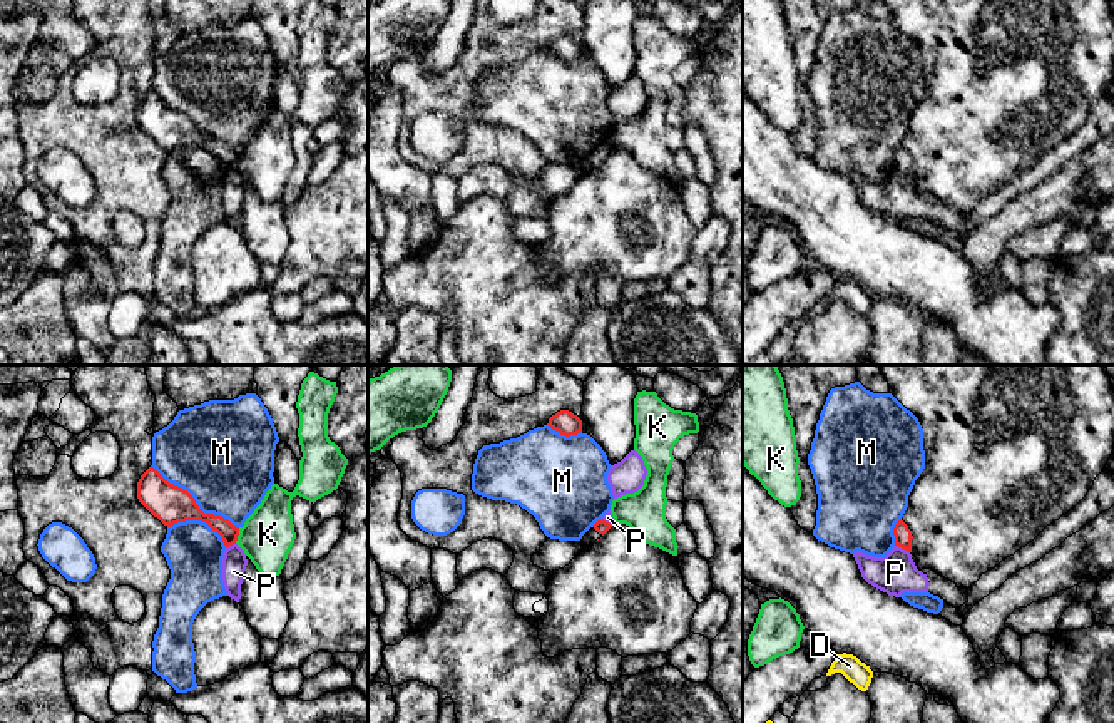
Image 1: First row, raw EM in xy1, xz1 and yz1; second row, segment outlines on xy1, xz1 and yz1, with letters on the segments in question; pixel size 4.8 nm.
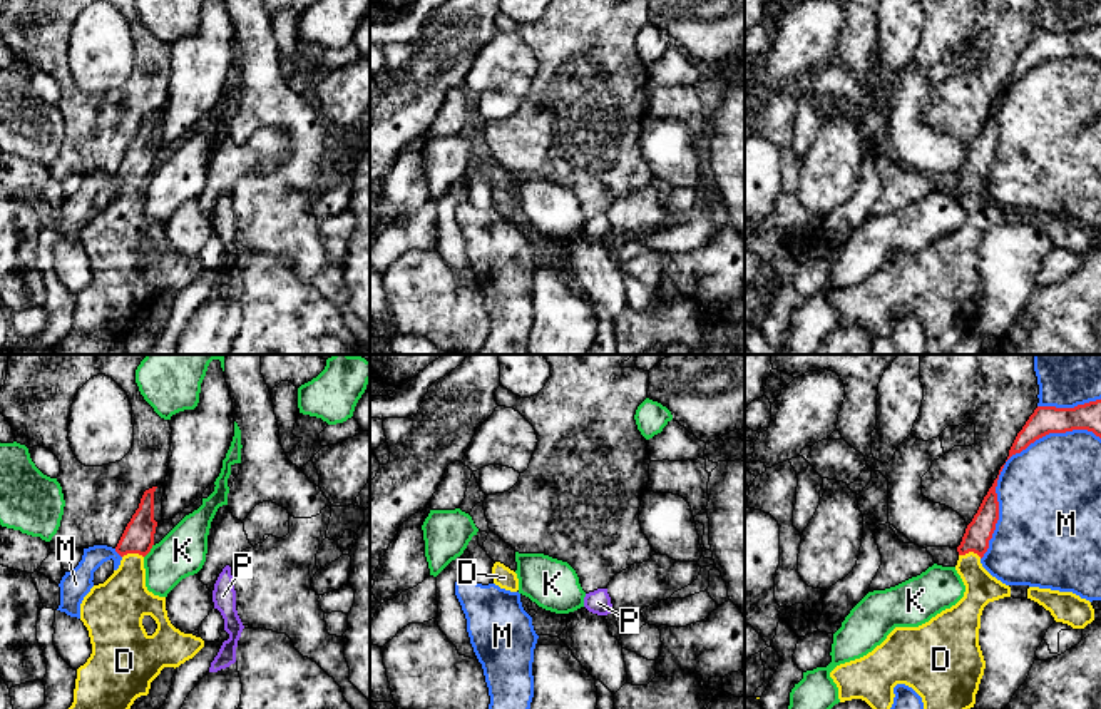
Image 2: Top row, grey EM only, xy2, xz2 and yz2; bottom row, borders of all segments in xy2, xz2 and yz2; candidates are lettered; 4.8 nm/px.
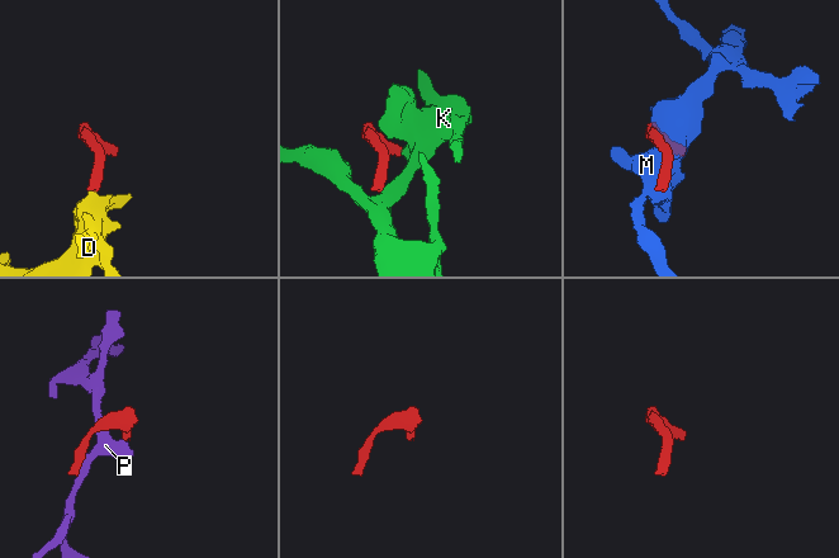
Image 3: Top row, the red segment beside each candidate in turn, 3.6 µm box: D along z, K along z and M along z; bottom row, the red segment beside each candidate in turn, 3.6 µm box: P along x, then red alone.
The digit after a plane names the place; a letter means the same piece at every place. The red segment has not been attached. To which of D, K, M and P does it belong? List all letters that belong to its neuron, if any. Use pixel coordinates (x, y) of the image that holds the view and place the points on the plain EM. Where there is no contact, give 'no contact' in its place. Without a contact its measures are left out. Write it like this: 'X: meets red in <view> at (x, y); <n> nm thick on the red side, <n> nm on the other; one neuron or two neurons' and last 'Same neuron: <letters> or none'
D: meets red in yz2 at (971, 176); 130 nm thick on the red side, 160 nm on the other; one neuron
K: meets red in xy1 at (238, 159); 90 nm thick on the red side, 260 nm on the other; two neurons
M: meets red in yz2 at (1004, 89); 120 nm thick on the red side, 480 nm on the other; two neurons
P: meets red in yz1 at (902, 173); 80 nm thick on the red side, 200 nm on the other; two neurons
Same neuron: D

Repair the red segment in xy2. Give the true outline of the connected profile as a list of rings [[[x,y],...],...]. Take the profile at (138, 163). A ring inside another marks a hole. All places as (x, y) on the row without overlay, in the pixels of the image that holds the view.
[[[152,112],[127,149],[115,177],[122,182],[114,199],[94,211],[80,229],[80,246],[89,256],[92,279],[77,294],[74,328],[52,354],[107,354],[134,326],[147,321],[164,293],[192,284],[204,266],[176,254],[166,236],[166,222],[146,212],[144,182],[154,171]],[[151,241],[157,254],[149,261],[142,244]]]

